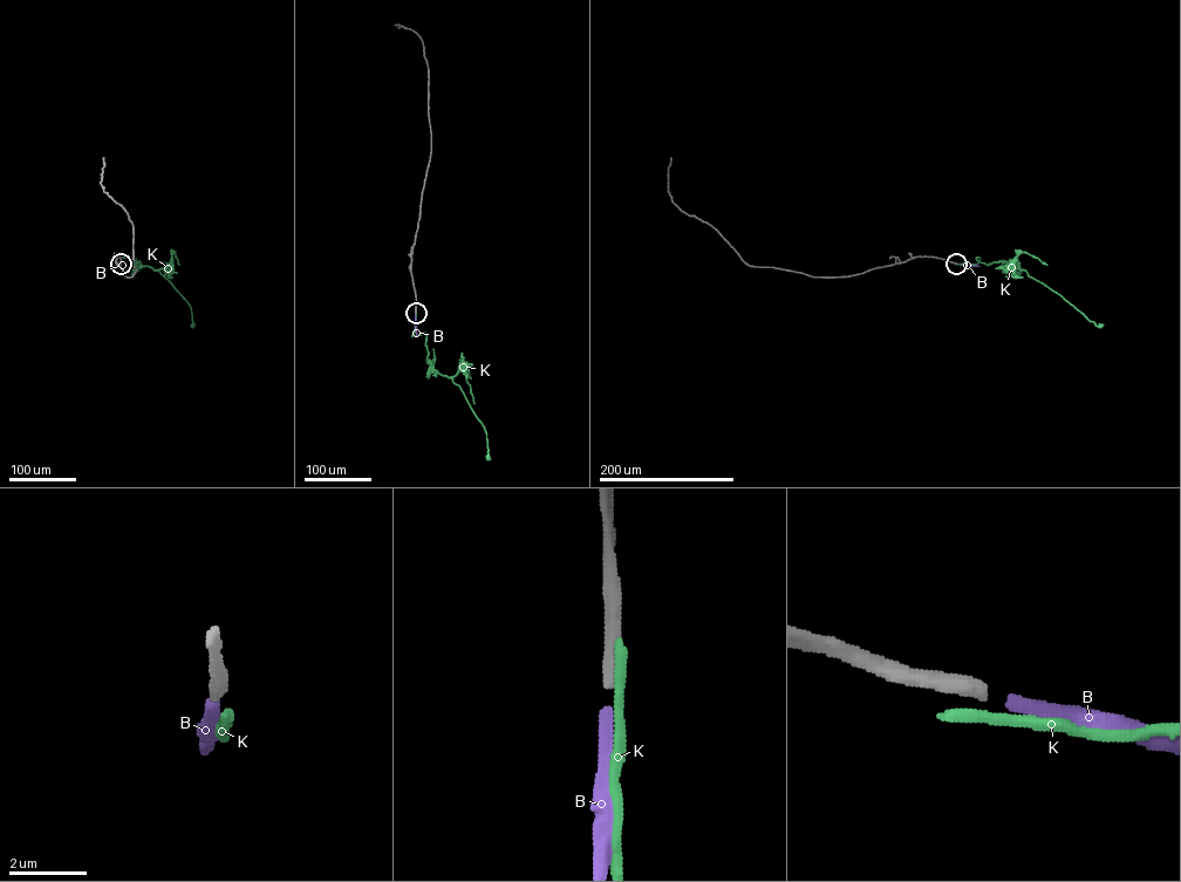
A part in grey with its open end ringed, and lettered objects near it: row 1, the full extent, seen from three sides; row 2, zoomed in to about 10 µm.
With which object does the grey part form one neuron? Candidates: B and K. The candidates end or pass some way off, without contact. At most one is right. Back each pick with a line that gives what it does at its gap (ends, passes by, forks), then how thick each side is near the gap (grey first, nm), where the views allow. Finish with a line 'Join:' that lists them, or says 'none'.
B: it ends; calibres 400 and 360 nm
Join: B

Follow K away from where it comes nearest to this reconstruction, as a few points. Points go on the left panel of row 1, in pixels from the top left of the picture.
K: (121, 264), (118, 257), (129, 257), (130, 265), (131, 260), (159, 272), (189, 305), (192, 326)

